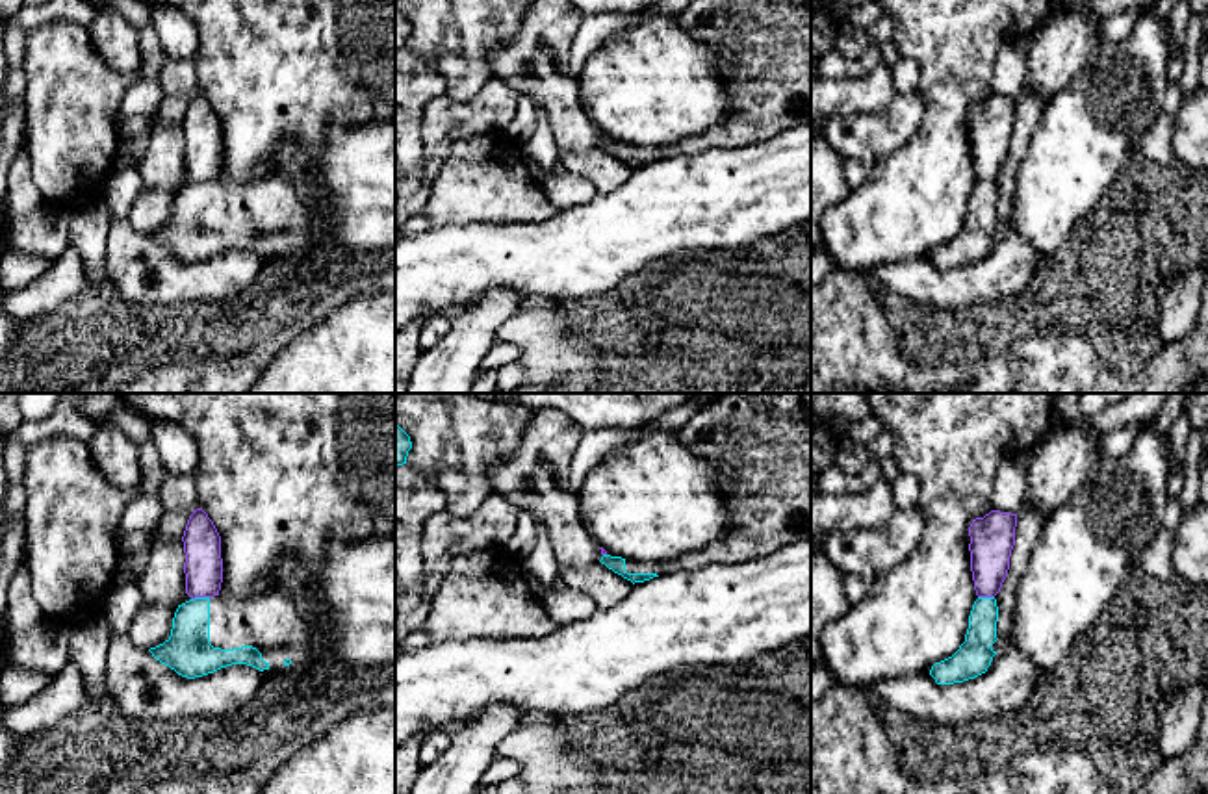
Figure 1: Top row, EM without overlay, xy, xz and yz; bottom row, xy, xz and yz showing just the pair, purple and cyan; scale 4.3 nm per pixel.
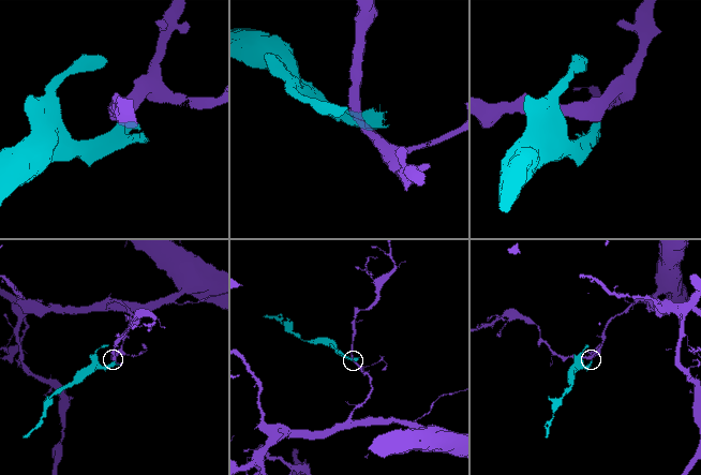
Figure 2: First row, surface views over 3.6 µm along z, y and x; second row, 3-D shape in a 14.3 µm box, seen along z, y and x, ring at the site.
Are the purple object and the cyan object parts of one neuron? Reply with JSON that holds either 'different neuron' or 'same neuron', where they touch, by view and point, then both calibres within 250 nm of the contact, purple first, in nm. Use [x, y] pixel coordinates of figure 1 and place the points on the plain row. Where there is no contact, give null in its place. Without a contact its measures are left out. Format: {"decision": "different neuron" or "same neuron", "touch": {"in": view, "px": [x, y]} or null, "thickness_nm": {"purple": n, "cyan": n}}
{"decision": "different neuron", "touch": {"in": "xy", "px": [199, 180]}, "thickness_nm": {"purple": 170, "cyan": 200}}

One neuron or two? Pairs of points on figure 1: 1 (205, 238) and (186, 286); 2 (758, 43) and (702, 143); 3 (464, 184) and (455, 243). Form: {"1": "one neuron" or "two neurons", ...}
{"1": "two neurons", "2": "one neuron", "3": "two neurons"}

